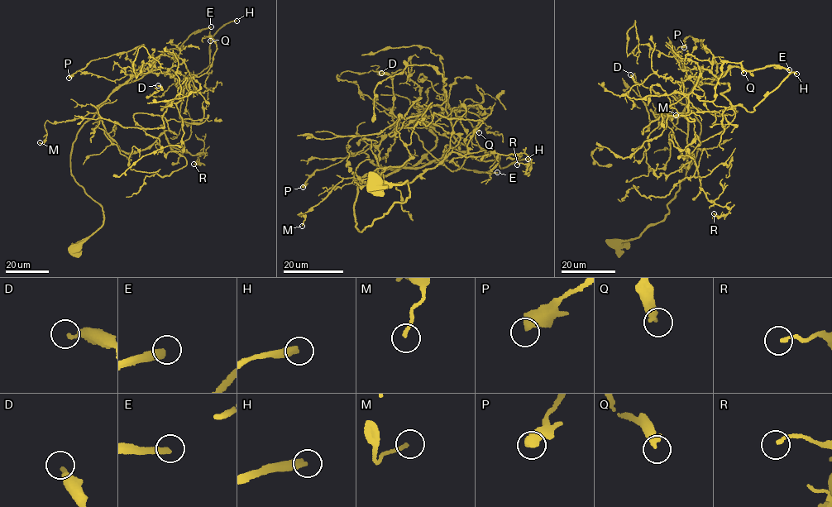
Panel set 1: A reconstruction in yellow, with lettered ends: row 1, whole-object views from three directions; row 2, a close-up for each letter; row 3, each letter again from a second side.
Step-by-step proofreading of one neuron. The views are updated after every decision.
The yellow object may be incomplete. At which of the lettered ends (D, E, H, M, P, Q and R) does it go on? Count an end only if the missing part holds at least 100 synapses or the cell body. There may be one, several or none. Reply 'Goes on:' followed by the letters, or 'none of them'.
Goes on: H

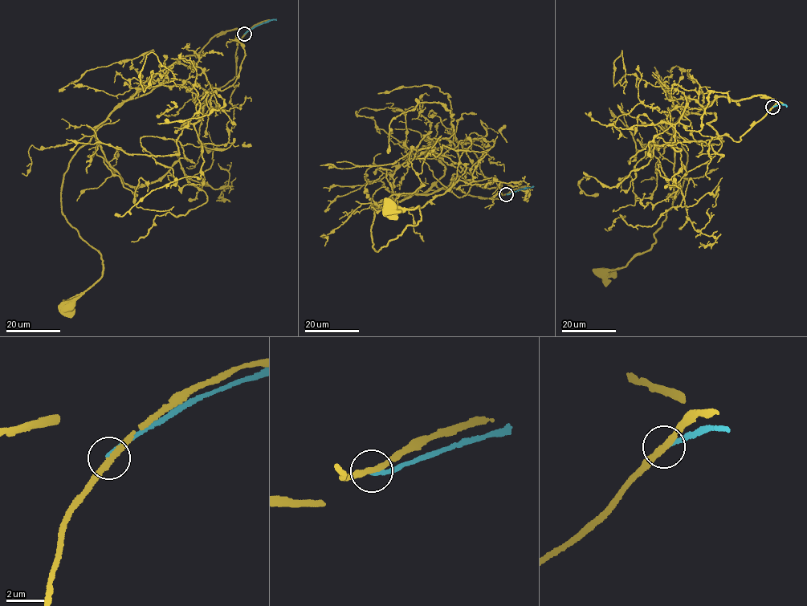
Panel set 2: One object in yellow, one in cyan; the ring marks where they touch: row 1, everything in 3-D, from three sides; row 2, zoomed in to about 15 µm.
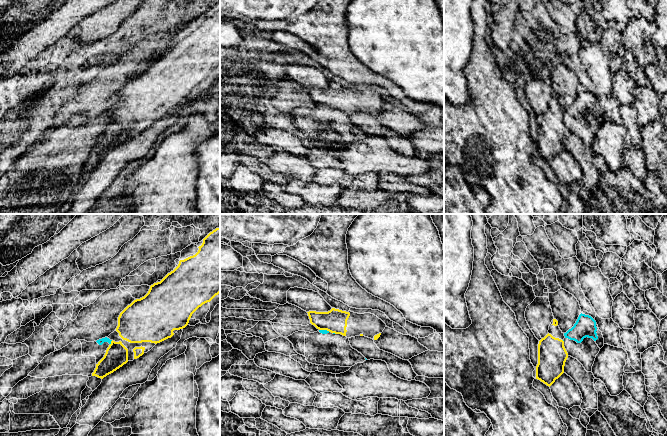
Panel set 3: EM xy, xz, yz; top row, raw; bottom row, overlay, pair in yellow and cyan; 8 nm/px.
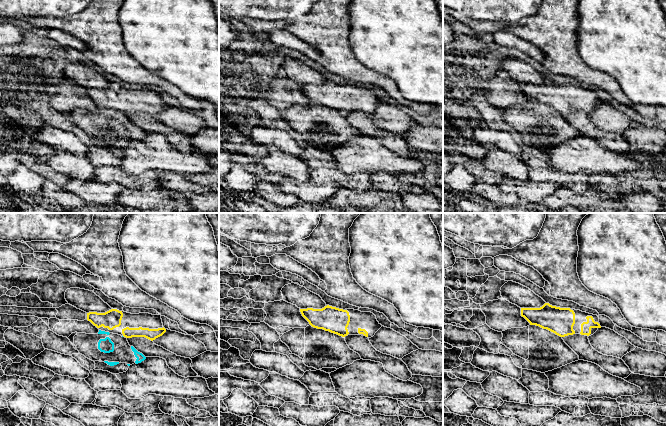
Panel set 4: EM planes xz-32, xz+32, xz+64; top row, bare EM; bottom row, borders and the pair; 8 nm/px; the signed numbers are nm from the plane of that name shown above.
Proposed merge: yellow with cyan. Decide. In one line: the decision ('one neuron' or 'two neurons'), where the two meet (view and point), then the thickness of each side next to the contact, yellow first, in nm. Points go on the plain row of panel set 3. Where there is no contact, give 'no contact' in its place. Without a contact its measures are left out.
two neurons | xy (111, 118) | 180/50 nm

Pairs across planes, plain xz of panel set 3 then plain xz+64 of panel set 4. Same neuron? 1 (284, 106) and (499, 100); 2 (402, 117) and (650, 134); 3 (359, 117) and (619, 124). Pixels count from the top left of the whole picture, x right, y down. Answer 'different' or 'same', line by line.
1: same
2: different
3: different

